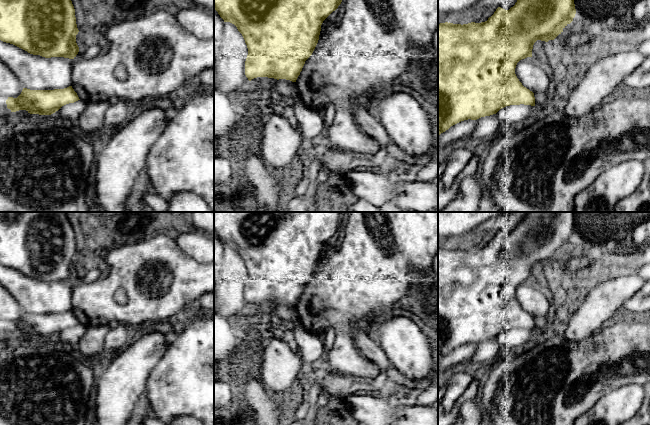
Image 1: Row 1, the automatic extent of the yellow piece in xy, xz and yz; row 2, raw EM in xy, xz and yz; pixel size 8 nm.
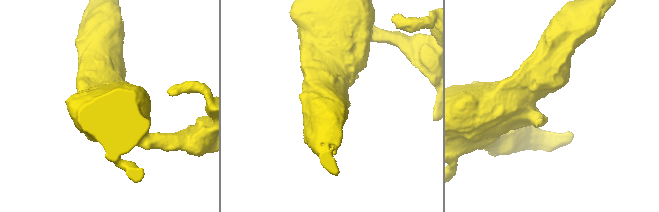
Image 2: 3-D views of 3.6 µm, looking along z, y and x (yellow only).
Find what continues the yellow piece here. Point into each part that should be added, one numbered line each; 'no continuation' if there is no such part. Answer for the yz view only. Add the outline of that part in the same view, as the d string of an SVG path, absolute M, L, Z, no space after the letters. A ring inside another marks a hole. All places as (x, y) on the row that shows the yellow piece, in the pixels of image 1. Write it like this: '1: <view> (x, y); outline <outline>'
no continuation

